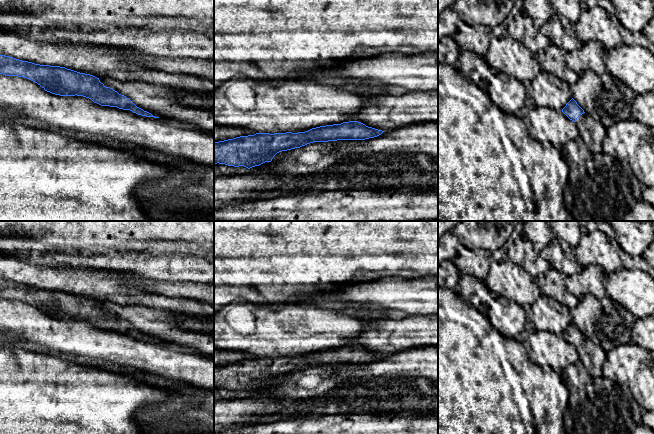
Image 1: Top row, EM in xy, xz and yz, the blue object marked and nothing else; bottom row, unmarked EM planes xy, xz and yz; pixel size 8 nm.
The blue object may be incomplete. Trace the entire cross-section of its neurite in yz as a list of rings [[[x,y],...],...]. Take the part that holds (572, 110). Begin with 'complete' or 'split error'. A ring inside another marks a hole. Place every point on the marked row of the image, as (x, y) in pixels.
split error | [[[573,98],[562,109],[562,112],[576,123],[588,151],[593,155],[602,153],[606,129],[600,120],[595,120],[591,115],[585,113]]]

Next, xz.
complete | [[[349,121],[298,133],[256,133],[240,136],[214,142],[214,164],[244,166],[250,169],[271,162],[279,152],[300,148],[313,142],[365,140],[377,137],[383,132],[358,121]]]

